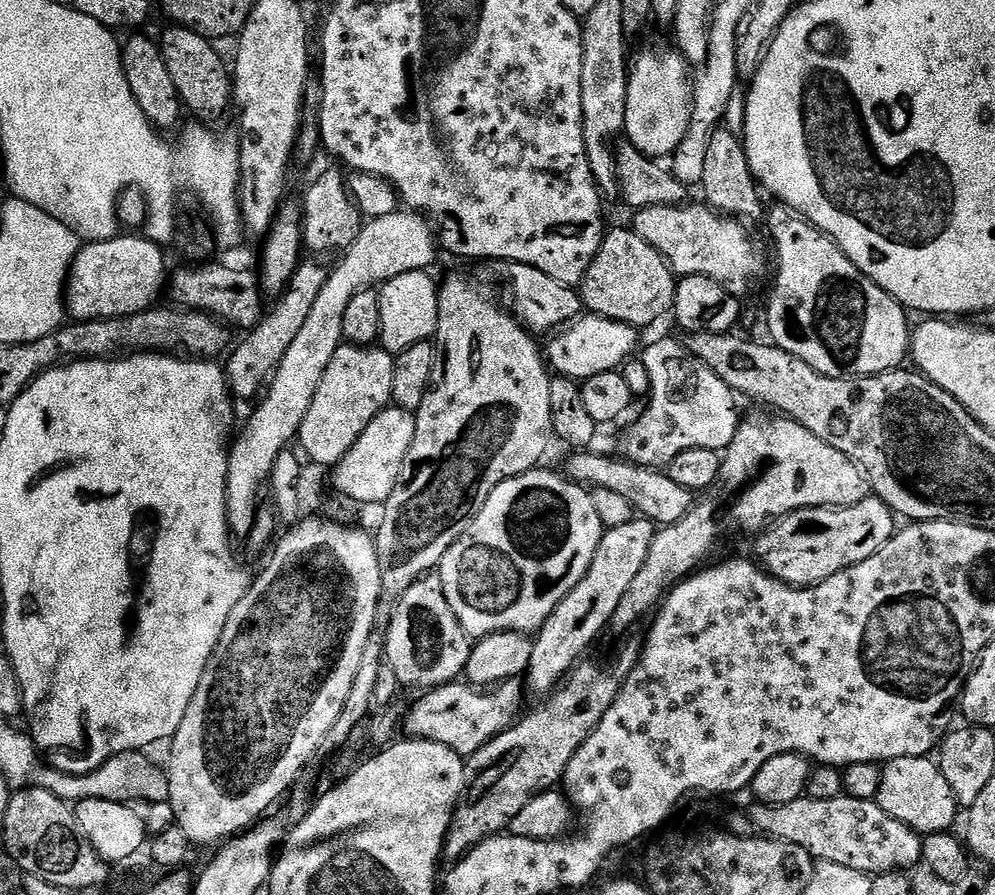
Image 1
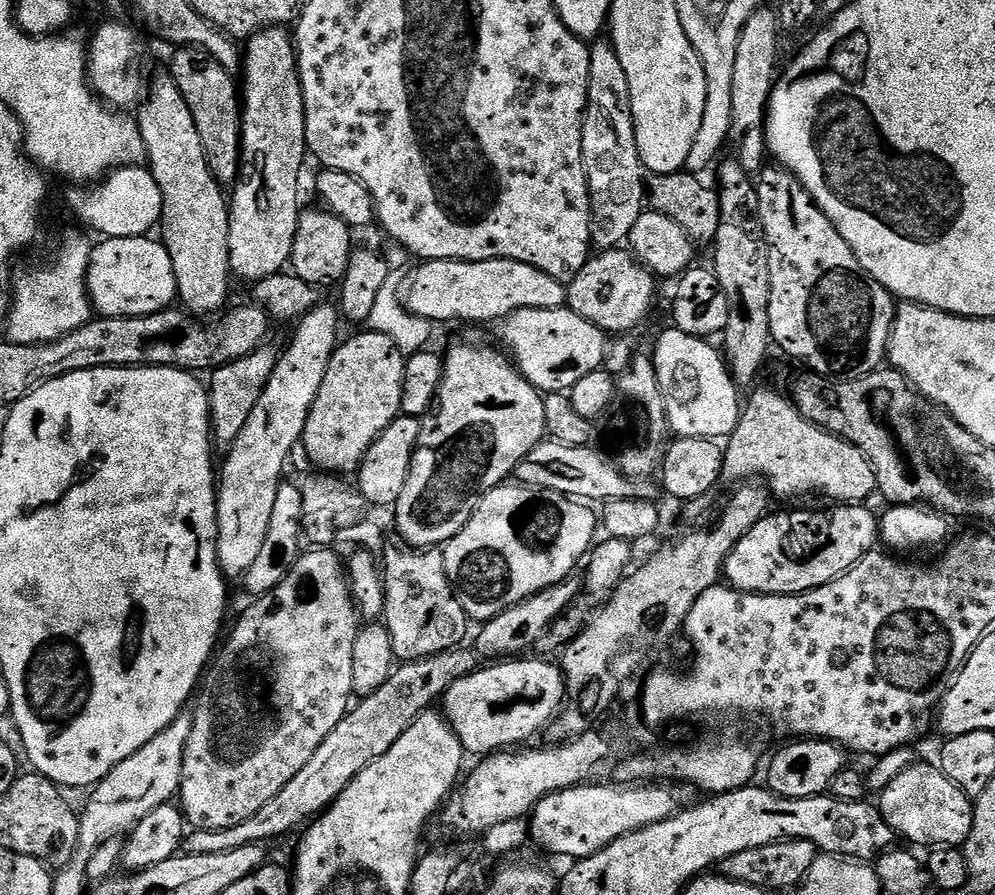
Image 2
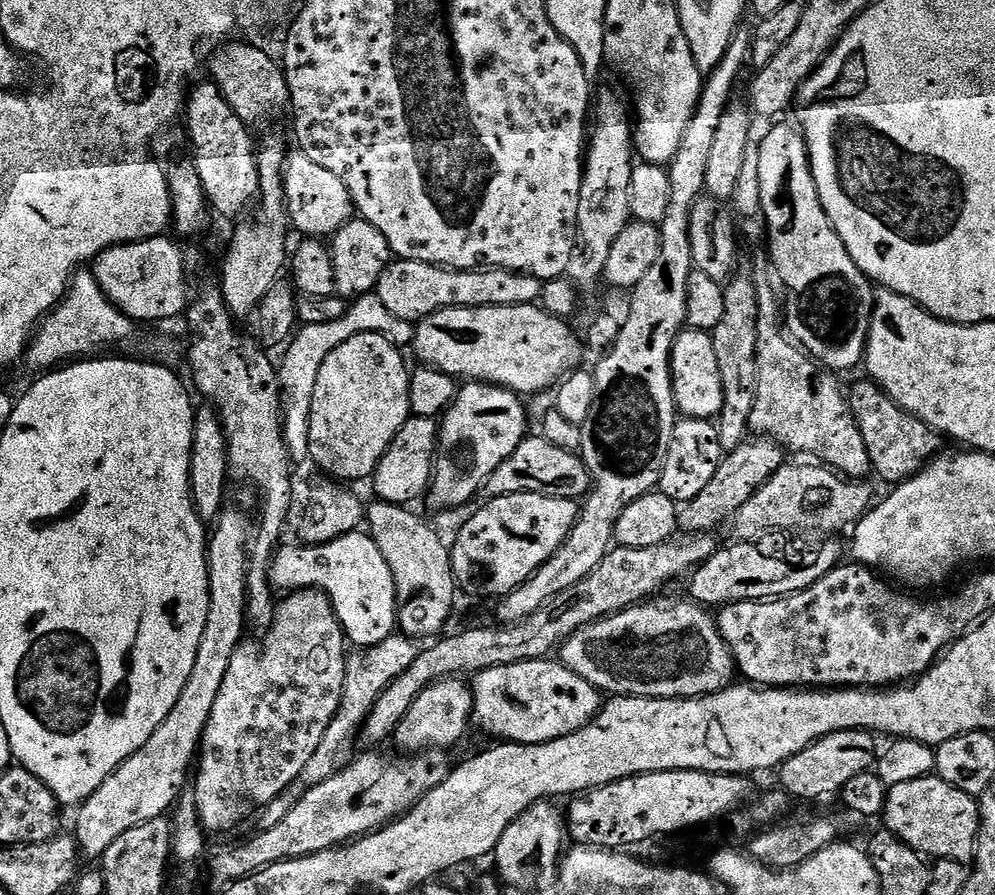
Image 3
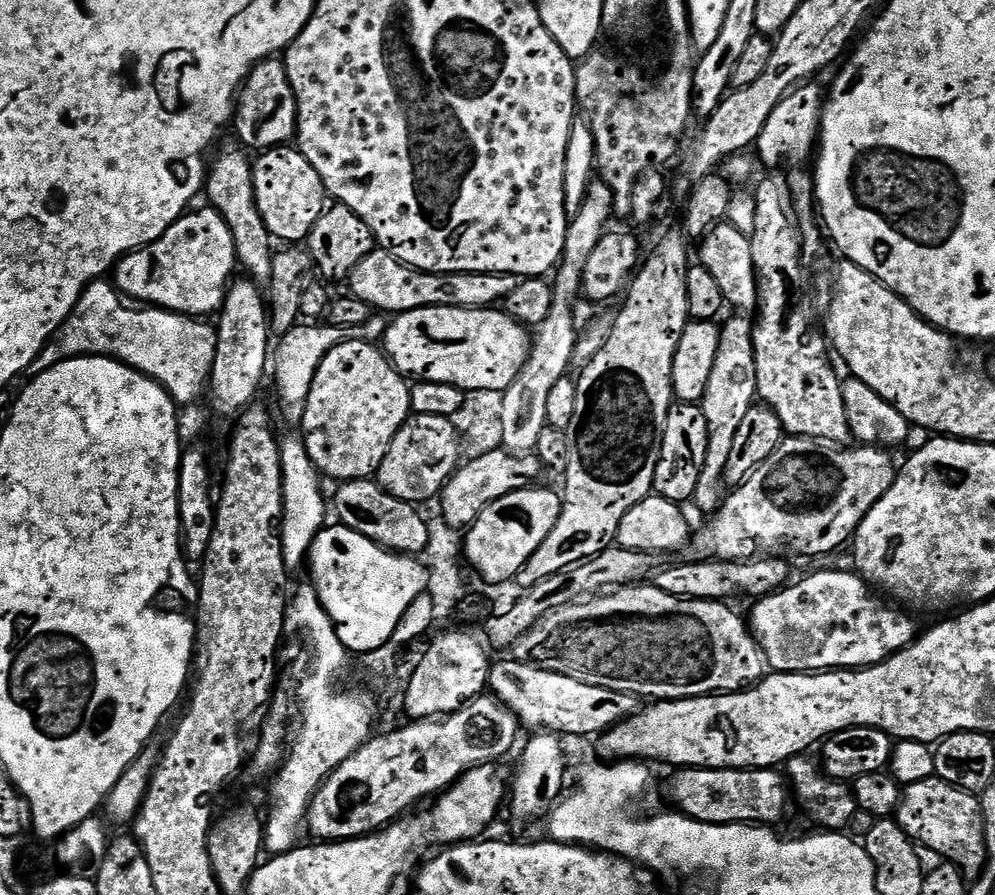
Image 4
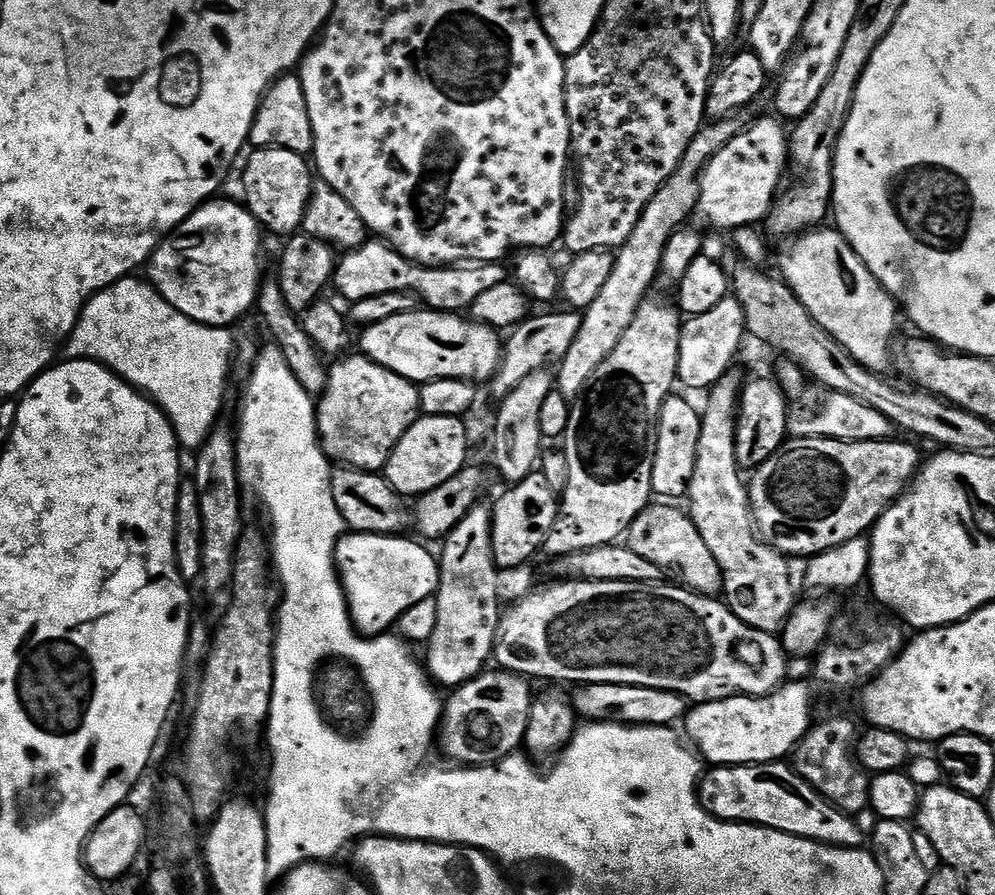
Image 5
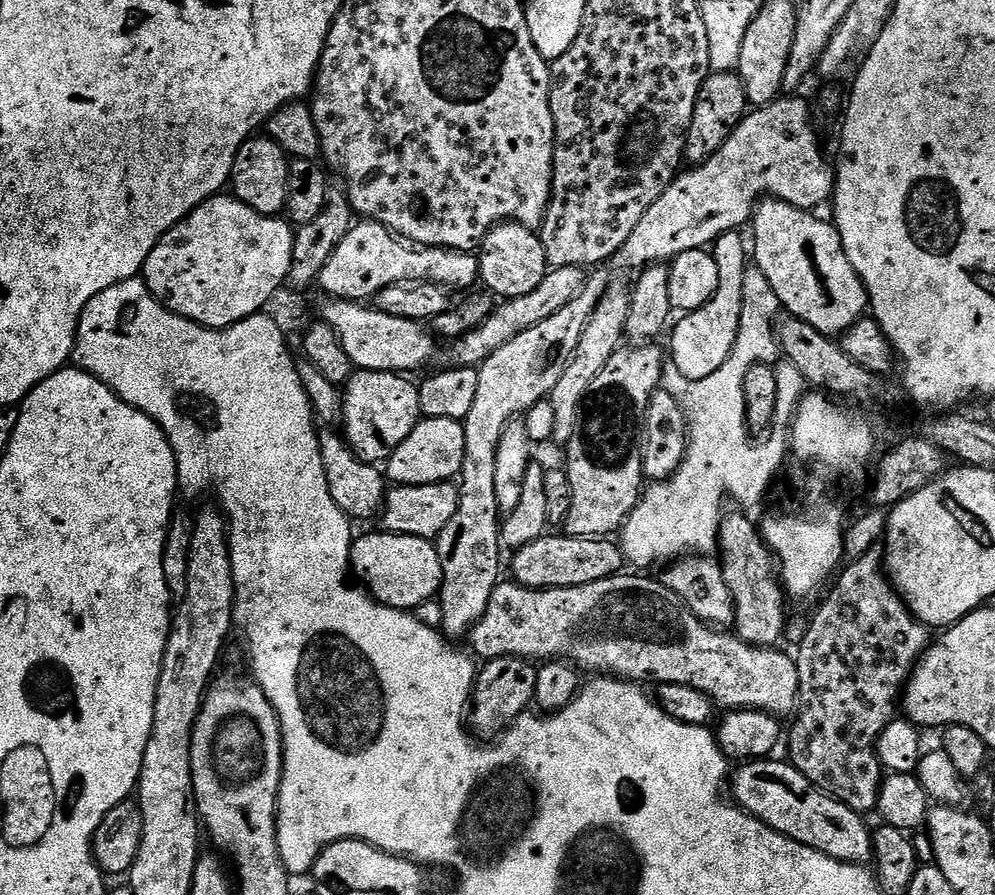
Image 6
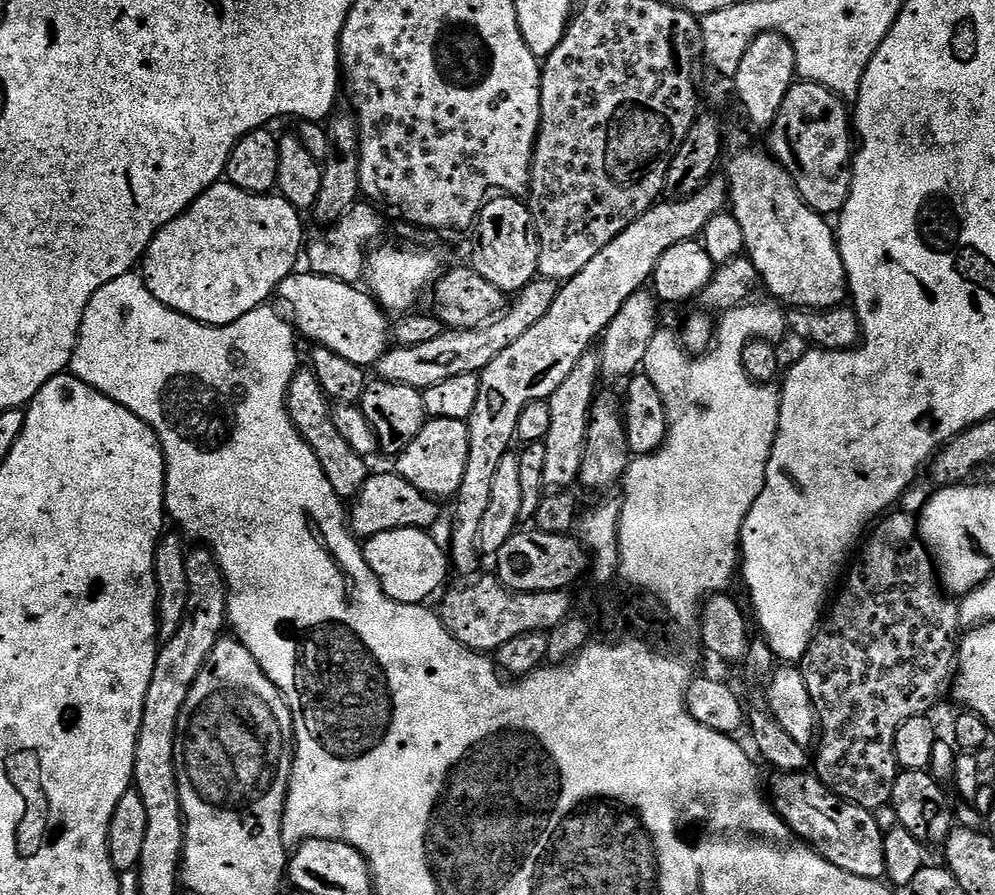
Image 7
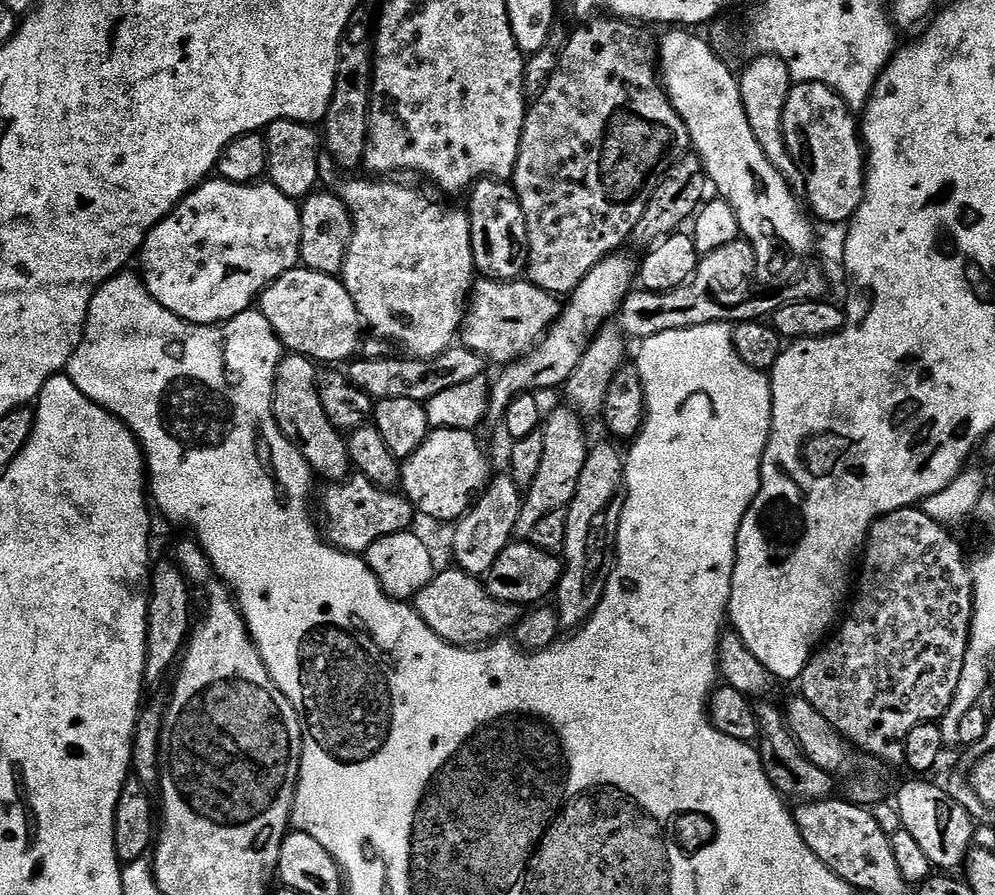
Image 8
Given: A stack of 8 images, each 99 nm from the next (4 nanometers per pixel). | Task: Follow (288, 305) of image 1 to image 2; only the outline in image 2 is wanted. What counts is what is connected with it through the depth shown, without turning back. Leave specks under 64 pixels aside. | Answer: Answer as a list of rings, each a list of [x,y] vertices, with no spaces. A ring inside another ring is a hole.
[[[268,347],[256,348],[250,354],[238,358],[233,364],[224,364],[211,373],[212,439],[217,449],[231,448],[238,434],[242,434],[242,426],[246,426],[246,418],[250,418],[250,410],[258,406],[258,398],[262,398],[262,390],[266,382],[270,382],[270,374],[274,374],[274,366],[281,354],[279,347]]]

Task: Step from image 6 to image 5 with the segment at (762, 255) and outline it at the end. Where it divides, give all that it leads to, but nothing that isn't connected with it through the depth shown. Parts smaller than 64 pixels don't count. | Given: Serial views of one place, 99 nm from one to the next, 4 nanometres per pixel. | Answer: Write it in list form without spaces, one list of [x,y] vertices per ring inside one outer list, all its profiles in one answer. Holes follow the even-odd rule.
[[[821,226],[789,239],[785,243],[788,245],[780,252],[779,275],[788,285],[788,289],[800,299],[802,306],[806,306],[810,318],[814,318],[814,322],[818,322],[822,330],[829,332],[863,368],[869,368],[877,374],[887,373],[892,363],[892,345],[898,336],[898,305],[892,295],[876,281],[874,274],[870,274],[870,270],[860,261],[856,251],[844,241],[841,232],[829,228]]]

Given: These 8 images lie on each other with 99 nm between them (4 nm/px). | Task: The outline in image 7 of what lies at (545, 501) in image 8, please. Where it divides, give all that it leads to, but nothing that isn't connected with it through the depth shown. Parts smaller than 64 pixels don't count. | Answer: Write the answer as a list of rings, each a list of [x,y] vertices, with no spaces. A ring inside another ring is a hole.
[[[589,350],[570,370],[566,382],[554,390],[547,401],[550,406],[550,430],[543,440],[546,446],[546,470],[544,483],[552,490],[568,490],[580,478],[582,458],[584,457],[584,439],[588,433],[588,413],[592,410],[592,401],[598,395],[596,380],[600,373],[600,358],[595,351]]]

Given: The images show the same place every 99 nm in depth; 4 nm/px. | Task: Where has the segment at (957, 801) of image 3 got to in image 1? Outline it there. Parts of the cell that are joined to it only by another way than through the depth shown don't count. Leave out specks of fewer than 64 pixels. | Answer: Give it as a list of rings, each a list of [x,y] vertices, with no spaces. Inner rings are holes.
[[[928,756],[889,760],[883,765],[874,799],[882,810],[886,810],[886,814],[890,814],[890,818],[898,818],[898,822],[921,834],[949,831],[958,813],[950,782],[946,782],[939,763]]]

